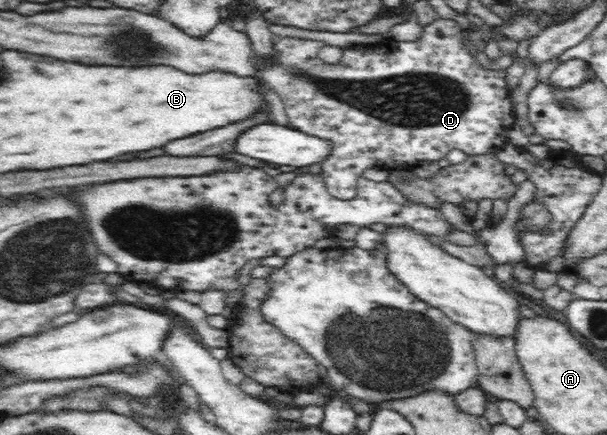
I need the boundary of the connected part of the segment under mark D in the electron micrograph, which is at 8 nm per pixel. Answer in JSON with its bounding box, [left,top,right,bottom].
[254,18,515,200]

